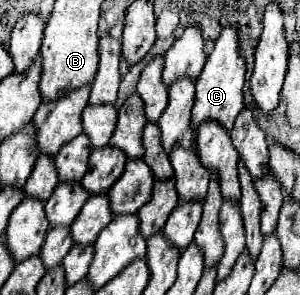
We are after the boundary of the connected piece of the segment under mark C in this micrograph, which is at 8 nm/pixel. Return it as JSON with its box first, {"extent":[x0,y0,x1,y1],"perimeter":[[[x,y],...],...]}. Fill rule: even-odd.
{"extent":[190,26,246,138],"perimeter":[[[228,26],[222,30],[220,38],[216,40],[214,50],[204,64],[204,70],[202,70],[200,78],[196,80],[196,98],[194,98],[192,124],[190,124],[194,130],[194,138],[196,138],[198,126],[208,120],[218,122],[226,130],[232,128],[236,116],[244,108],[244,98],[242,98],[244,74],[246,74],[246,68],[244,68],[244,58],[238,52],[238,34],[236,34],[234,26]]]}

